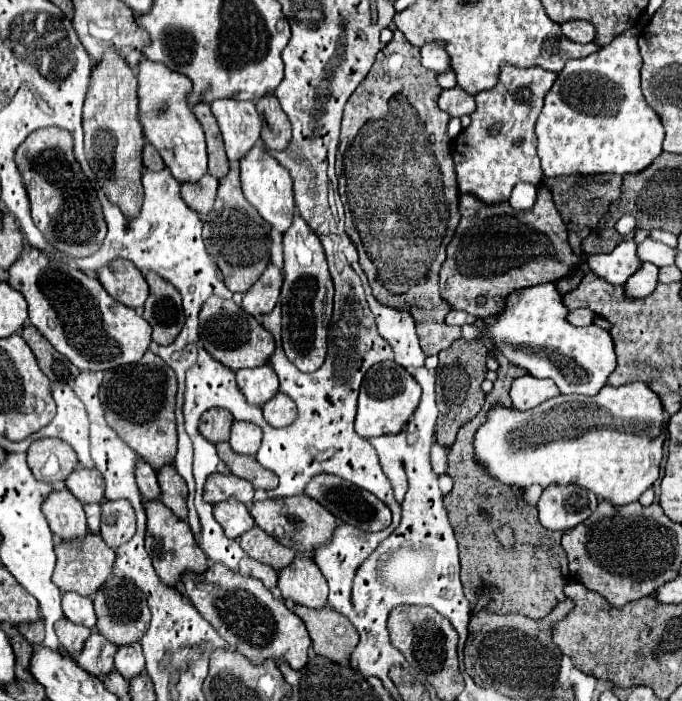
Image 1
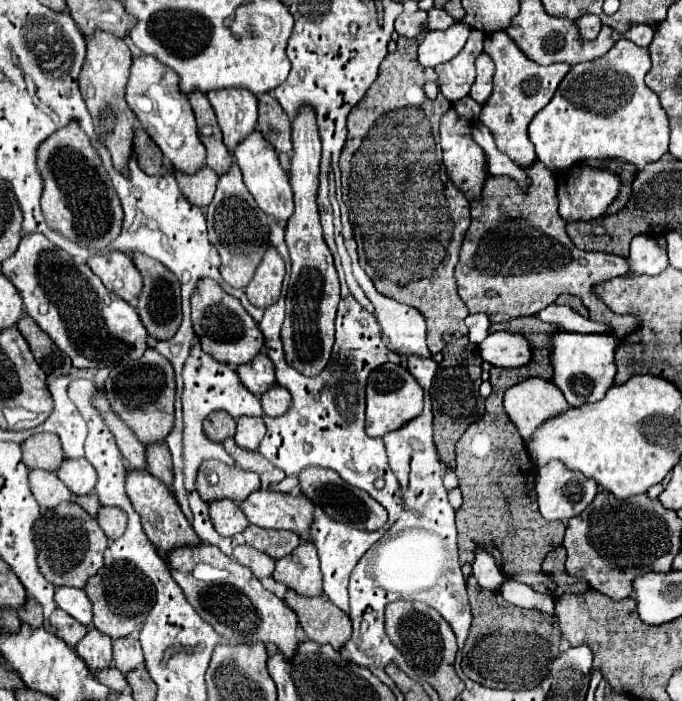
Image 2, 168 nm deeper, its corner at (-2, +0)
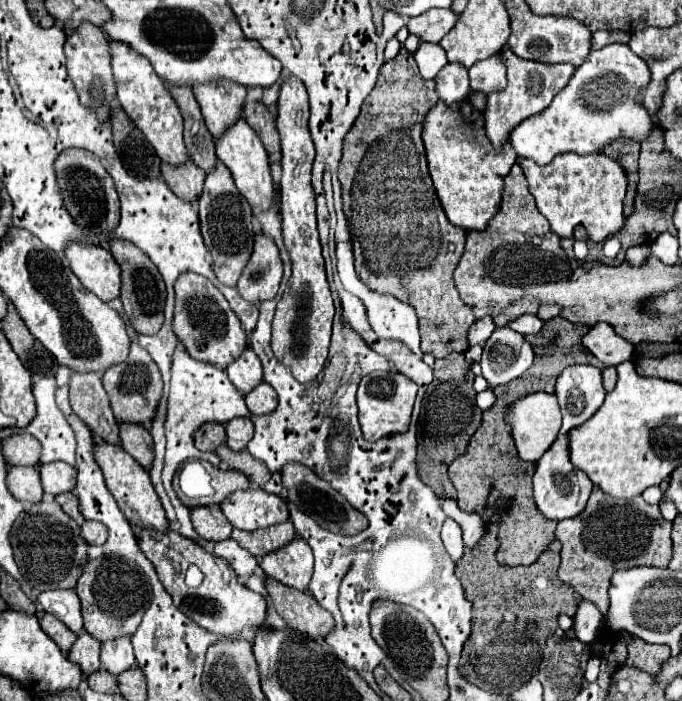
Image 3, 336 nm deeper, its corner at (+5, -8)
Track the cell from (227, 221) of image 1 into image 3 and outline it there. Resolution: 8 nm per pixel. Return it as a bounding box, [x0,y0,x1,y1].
[199,161,253,287]

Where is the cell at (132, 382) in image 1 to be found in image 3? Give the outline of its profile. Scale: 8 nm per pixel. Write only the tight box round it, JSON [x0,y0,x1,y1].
[103,339,163,427]

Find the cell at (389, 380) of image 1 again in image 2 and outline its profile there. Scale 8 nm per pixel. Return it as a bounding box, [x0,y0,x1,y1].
[366,363,424,437]

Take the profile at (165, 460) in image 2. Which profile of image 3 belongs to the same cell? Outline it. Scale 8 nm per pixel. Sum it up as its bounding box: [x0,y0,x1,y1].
[119,423,153,469]

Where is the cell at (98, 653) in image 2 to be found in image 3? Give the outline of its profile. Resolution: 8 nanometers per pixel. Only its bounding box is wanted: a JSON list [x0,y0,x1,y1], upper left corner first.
[69,633,101,677]

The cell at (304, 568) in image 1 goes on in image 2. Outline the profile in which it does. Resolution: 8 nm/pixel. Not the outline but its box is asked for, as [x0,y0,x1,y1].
[272,541,324,597]

